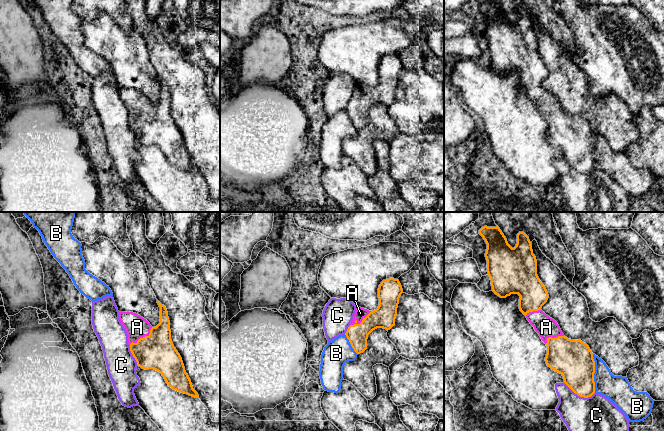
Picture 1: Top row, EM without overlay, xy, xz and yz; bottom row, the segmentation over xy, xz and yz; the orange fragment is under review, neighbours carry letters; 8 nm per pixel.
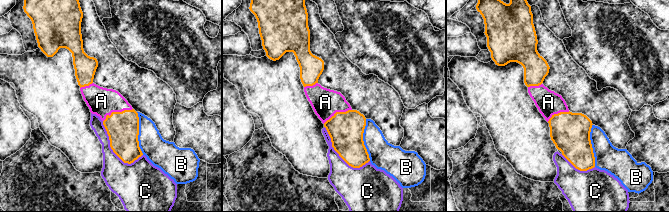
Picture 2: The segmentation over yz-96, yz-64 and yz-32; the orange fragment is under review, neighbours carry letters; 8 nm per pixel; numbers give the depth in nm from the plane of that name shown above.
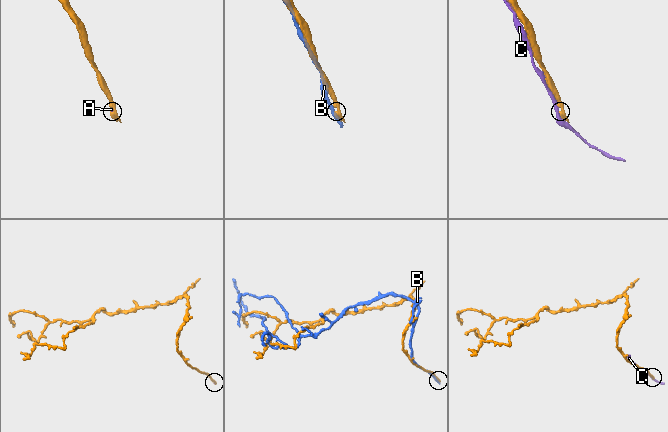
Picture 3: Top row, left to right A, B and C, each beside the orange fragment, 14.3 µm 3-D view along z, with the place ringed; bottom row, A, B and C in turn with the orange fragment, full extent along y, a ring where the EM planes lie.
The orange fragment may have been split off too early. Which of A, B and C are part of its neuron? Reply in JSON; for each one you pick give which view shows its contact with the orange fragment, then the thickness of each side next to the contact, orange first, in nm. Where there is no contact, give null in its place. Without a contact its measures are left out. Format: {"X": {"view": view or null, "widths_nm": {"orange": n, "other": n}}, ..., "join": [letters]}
{"A": {"view": "xy", "widths_nm": {"orange": 280, "other": 180}}, "join": ["A"]}

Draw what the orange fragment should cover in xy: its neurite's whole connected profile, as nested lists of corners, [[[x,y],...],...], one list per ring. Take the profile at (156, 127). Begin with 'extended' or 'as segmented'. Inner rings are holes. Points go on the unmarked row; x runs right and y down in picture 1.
extended | [[[158,76],[157,79],[160,83],[160,99],[156,103],[136,89],[119,88],[119,95],[128,111],[130,127],[137,142],[158,147],[173,166],[199,174],[171,116],[167,85]]]

